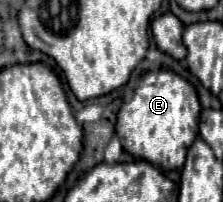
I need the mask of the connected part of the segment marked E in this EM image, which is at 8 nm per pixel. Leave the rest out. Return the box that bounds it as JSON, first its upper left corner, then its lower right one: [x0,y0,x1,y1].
[116,69,200,169]

